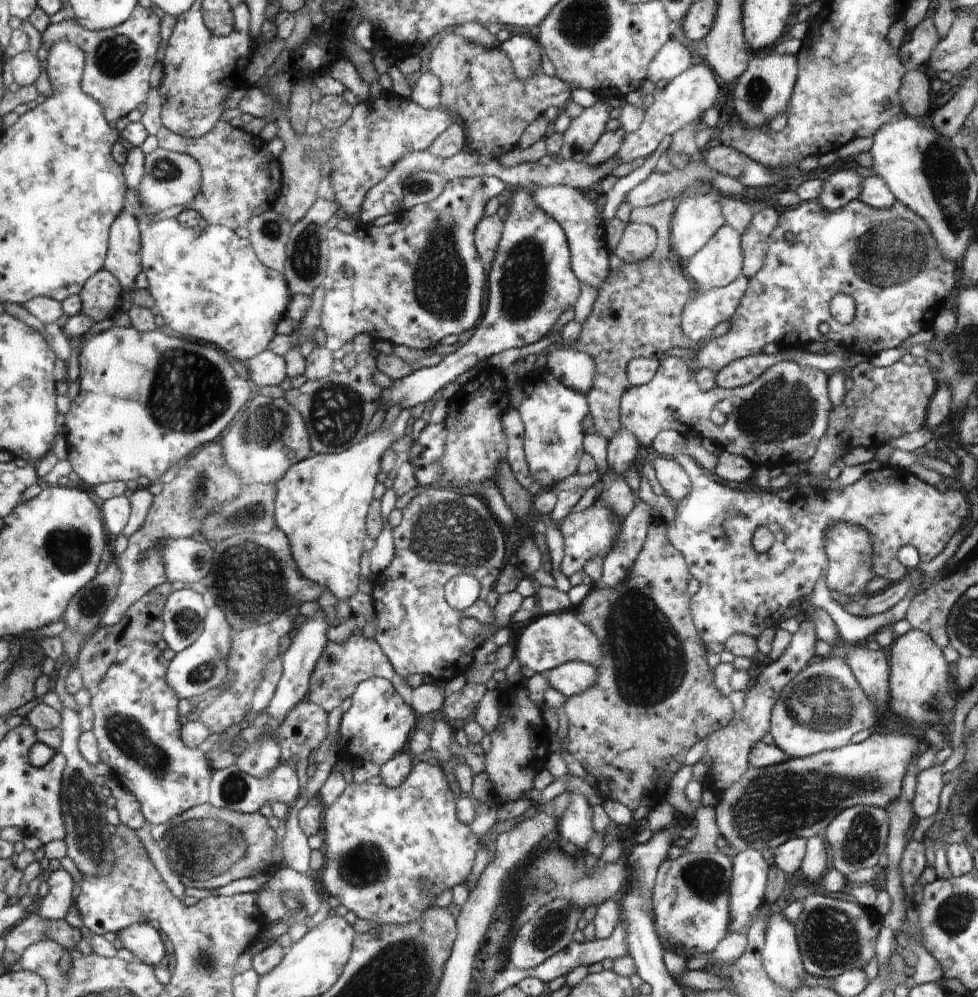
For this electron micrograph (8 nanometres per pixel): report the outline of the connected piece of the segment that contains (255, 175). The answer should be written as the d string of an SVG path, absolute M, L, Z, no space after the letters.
M216 122L212 130L200 138L185 138L174 134L163 125L156 133L158 145L168 151L186 154L194 158L203 168L204 194L196 194L192 208L200 212L201 219L210 225L223 225L234 231L236 228L245 228L253 217L275 209L281 200L283 185L278 159L267 154L267 142L257 136L248 134L244 129L236 128L230 122Z

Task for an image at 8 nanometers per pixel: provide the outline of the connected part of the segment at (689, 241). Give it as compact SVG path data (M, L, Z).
M710 184L697 185L698 190L692 196L686 196L684 200L678 200L680 204L675 206L675 212L670 222L670 248L675 258L682 263L692 257L714 235L716 230L726 225L726 220L720 212L720 202L725 196L718 190L714 190Z

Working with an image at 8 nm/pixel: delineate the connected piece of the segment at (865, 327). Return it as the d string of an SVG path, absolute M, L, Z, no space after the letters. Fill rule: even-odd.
M818 200L811 202L804 202L790 208L779 209L778 224L776 228L770 232L768 236L768 244L766 244L766 254L764 254L764 264L752 278L747 280L746 294L744 298L740 300L738 308L736 308L736 314L728 320L729 329L718 338L713 338L710 342L700 346L696 349L694 356L688 361L691 369L694 371L708 368L718 373L724 366L735 362L740 358L747 358L751 355L758 355L763 353L766 344L776 344L780 350L784 349L806 349L808 344L812 342L823 342L827 341L836 342L843 346L847 352L860 354L862 356L868 356L869 358L874 357L877 353L882 350L888 350L900 347L900 344L907 340L910 336L918 334L922 331L933 330L934 318L940 313L943 305L946 302L946 297L956 287L959 278L959 264L952 262L948 258L944 258L942 250L938 248L928 224L918 216L914 214L910 208L907 208L902 202L896 201L895 204L888 209L874 209L870 206L860 202L860 200L852 200L848 202L848 205L842 206L840 210L834 210L834 212L828 212L820 206ZM837 294L848 294L854 299L856 303L856 316L850 324L842 325L838 323L829 312L829 303Z

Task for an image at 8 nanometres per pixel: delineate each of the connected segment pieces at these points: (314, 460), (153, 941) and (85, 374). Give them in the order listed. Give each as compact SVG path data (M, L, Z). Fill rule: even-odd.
M404 408L391 425L378 427L344 452L332 455L312 452L311 457L293 465L287 474L284 474L284 478L280 478L274 484L278 488L278 497L275 499L275 522L291 542L291 551L294 552L296 566L300 566L300 574L330 590L338 603L350 600L350 596L356 592L360 570L358 564L366 538L366 514L370 502L374 500L372 492L376 486L376 476L382 470L383 454L390 449L390 444L406 435L410 416L412 416L410 408Z
M148 923L132 924L120 930L117 935L135 962L156 966L166 954L159 932Z
M112 327L105 332L94 334L94 336L84 336L84 338L69 338L78 350L78 362L80 363L80 392L71 402L70 410L64 416L64 428L66 437L67 456L72 471L74 471L85 484L96 487L101 483L112 481L128 482L136 480L140 476L148 478L151 484L154 484L172 464L179 464L178 460L188 456L192 450L198 446L204 446L208 442L214 443L214 440L222 434L222 430L230 424L230 420L236 416L236 412L246 406L250 401L250 384L248 380L240 378L234 368L230 368L230 362L226 354L218 352L214 346L200 346L196 341L182 340L182 337L168 336L167 329L157 328L154 331L138 331L133 327L117 328Z

